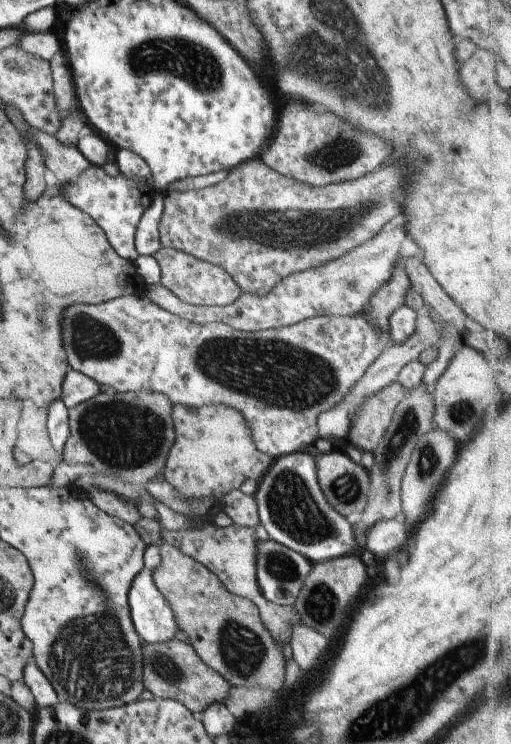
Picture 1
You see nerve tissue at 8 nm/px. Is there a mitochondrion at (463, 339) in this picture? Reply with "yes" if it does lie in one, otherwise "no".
no

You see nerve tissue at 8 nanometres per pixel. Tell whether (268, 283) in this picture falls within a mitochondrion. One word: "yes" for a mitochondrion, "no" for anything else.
no

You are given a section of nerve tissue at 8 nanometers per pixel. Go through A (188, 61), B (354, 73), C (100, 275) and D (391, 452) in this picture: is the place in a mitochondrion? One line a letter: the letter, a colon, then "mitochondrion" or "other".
A: mitochondrion
B: mitochondrion
C: other
D: mitochondrion

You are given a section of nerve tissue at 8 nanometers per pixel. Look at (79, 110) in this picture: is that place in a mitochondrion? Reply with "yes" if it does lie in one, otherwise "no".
no

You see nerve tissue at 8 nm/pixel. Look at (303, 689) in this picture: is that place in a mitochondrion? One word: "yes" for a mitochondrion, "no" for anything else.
no

